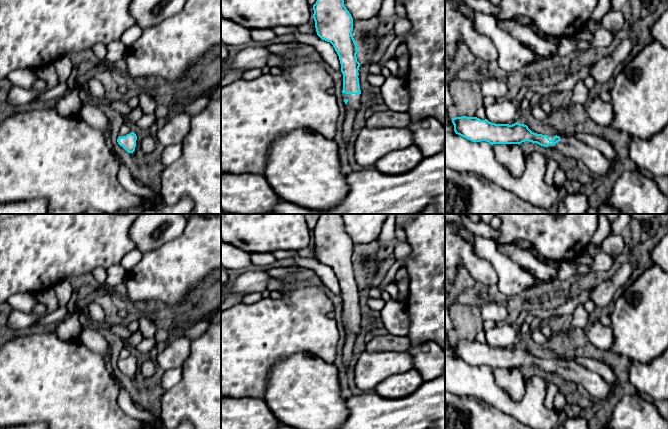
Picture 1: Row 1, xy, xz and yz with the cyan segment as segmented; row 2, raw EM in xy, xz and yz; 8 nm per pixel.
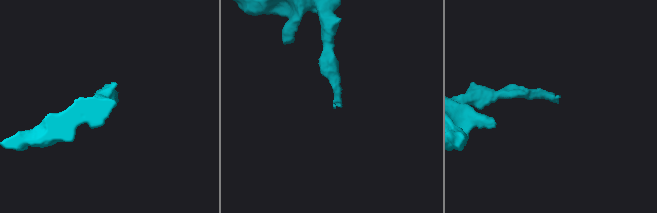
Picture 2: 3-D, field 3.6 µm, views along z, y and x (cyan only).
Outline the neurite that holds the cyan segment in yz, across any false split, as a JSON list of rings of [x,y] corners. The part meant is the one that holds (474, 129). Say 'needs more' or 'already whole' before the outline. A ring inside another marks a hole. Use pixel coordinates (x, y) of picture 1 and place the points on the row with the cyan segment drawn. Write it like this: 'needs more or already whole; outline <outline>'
needs more; outline [[[477,117],[452,118],[456,134],[472,141],[486,141],[493,144],[521,144],[529,141],[541,146],[554,148],[564,155],[582,161],[590,170],[592,176],[607,175],[611,169],[611,161],[598,149],[592,147],[573,136],[557,136],[554,134],[542,135],[532,132],[527,125],[518,122],[495,124],[487,119]]]

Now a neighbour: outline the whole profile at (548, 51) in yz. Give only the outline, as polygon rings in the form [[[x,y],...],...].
[[[495,18],[499,28],[521,41],[527,47],[532,48],[546,62],[555,63],[558,60],[559,43],[555,44],[544,40],[530,27],[516,21]]]

